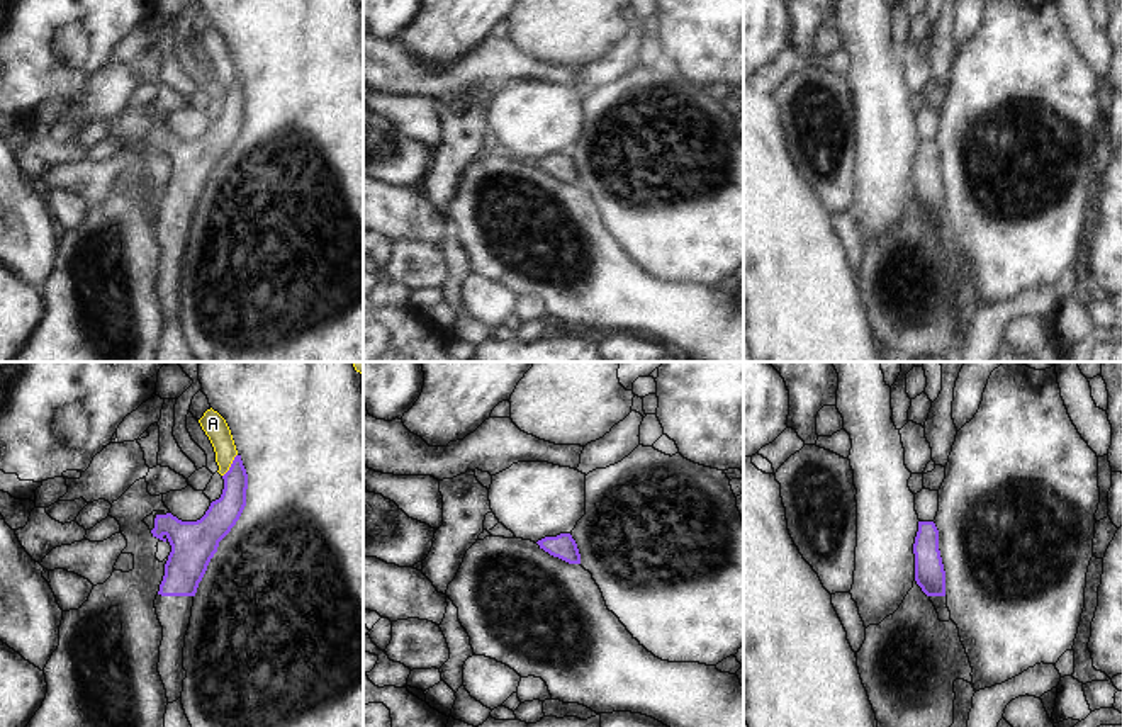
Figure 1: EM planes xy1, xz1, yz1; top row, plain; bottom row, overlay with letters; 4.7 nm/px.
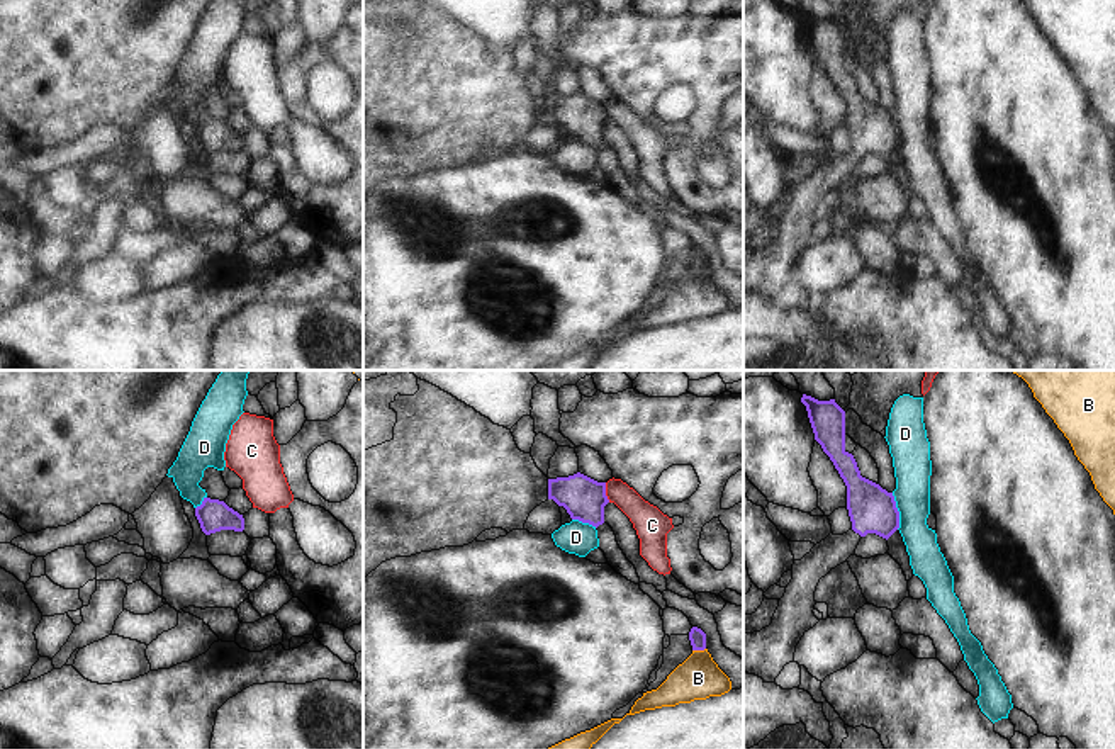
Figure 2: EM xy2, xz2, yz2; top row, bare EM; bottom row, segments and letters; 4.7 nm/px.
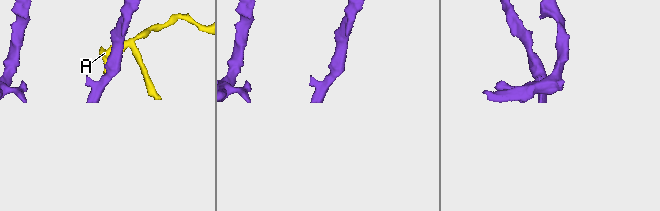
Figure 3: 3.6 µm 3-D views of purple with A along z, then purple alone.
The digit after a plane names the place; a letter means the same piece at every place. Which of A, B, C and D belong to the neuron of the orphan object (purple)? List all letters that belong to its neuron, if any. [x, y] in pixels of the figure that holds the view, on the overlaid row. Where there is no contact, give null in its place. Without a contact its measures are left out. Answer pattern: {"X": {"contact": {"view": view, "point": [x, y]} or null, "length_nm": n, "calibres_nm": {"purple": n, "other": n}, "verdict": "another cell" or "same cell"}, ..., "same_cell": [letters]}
{"A": {"contact": {"view": "xy1", "point": [231, 466]}, "length_nm": 130, "calibres_nm": {"purple": 150, "other": 110}, "verdict": "another cell"}, "B": {"contact": {"view": "xz2", "point": [698, 649]}, "length_nm": 70, "calibres_nm": {"purple": 80, "other": 200}, "verdict": "another cell"}, "C": {"contact": {"view": "xz2", "point": [605, 493]}, "length_nm": 100, "calibres_nm": {"purple": 200, "other": 150}, "verdict": "another cell"}, "D": {"contact": {"view": "yz2", "point": [898, 512]}, "length_nm": 180, "calibres_nm": {"purple": 220, "other": 180}, "verdict": "another cell"}, "same_cell": []}

